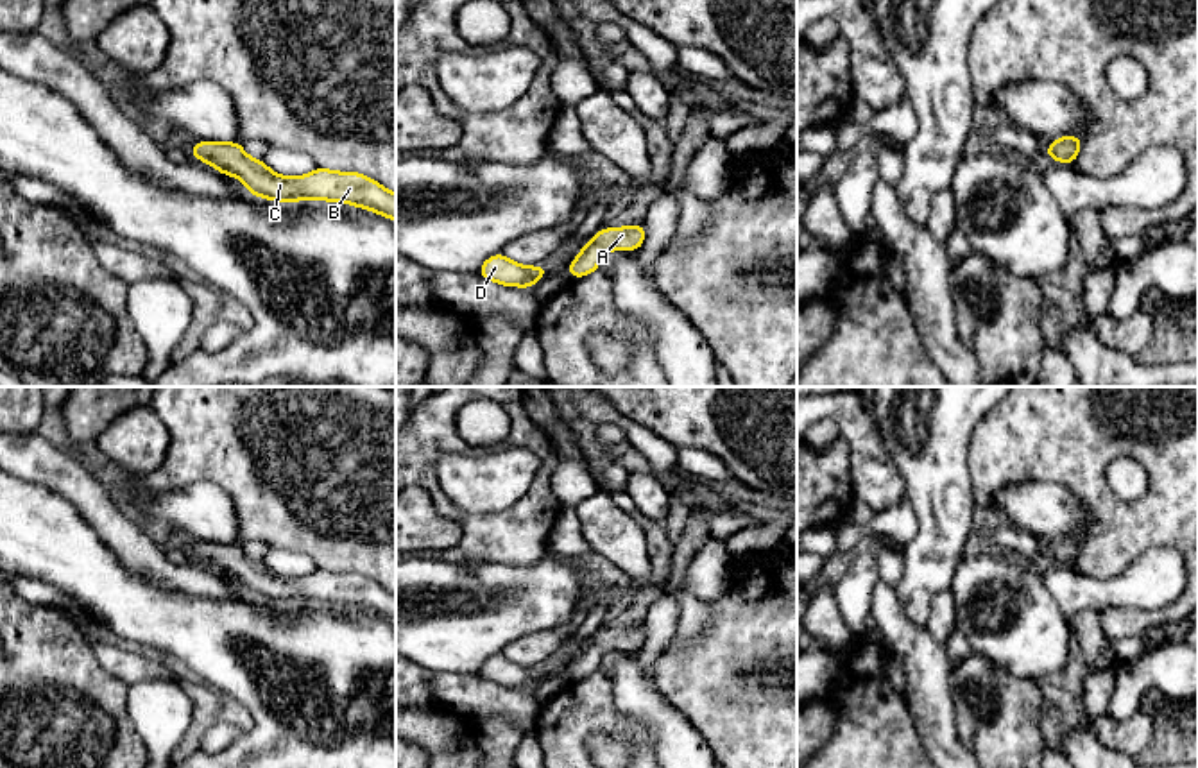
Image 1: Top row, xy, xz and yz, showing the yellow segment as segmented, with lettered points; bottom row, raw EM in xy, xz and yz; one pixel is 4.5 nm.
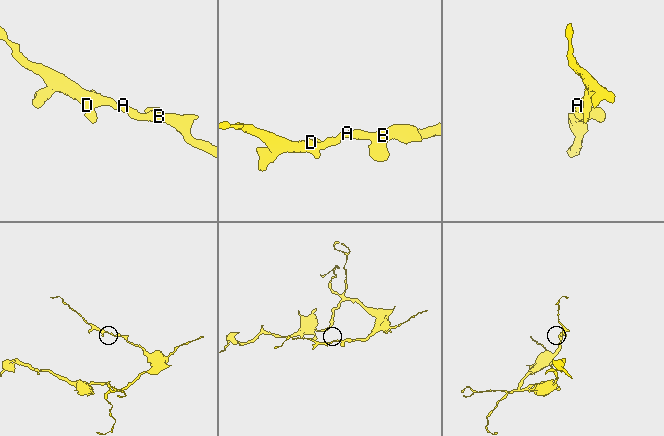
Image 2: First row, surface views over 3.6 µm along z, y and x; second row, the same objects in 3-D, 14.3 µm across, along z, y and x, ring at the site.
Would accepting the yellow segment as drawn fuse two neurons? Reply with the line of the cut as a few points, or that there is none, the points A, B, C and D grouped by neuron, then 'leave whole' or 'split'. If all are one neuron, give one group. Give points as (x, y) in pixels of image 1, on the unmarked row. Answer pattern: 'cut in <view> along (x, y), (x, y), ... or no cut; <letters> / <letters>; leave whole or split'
no cut; A B C D; leave whole

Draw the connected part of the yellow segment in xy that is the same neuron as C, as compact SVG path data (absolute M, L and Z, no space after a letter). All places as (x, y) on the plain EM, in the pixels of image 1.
M197 542L188 553L220 575L238 578L245 591L256 598L281 603L303 600L346 603L396 623L396 594L358 573L335 573L317 567L312 575L285 578L274 575L261 560L249 559L242 542Z

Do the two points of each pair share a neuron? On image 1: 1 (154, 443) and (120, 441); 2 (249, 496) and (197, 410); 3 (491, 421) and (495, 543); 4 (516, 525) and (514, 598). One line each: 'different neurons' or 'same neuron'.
1: same neuron
2: same neuron
3: different neurons
4: different neurons

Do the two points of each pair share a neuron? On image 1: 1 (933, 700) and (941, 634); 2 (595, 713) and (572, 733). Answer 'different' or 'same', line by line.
1: different
2: same

